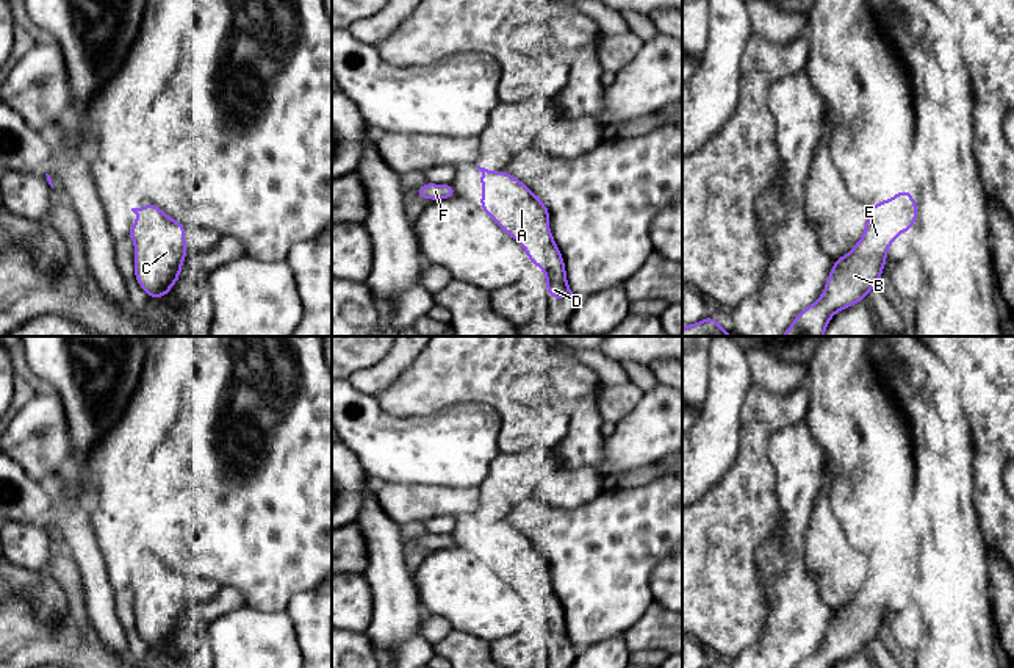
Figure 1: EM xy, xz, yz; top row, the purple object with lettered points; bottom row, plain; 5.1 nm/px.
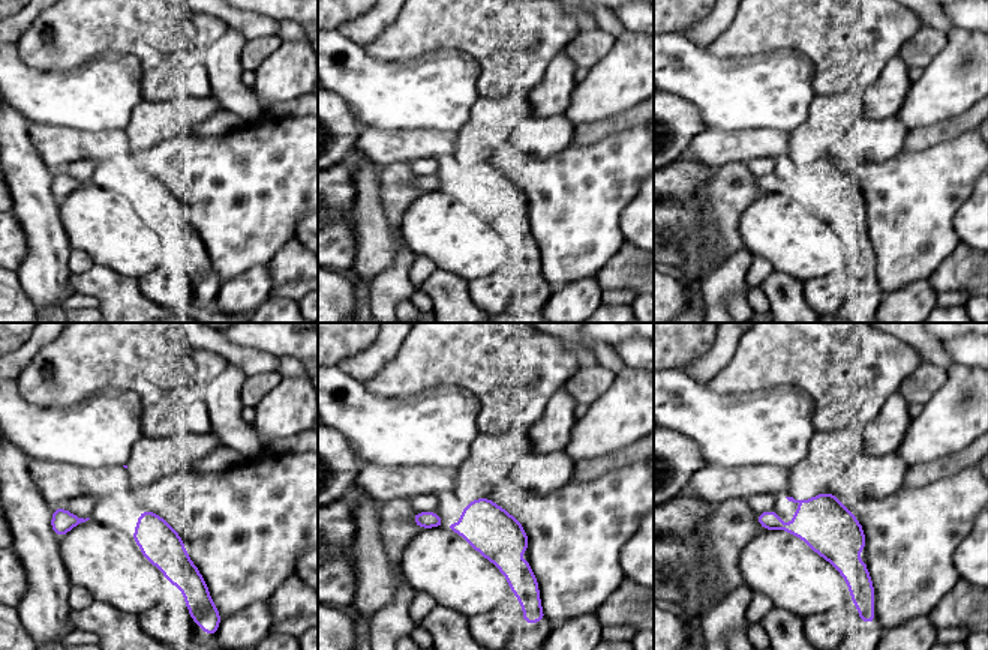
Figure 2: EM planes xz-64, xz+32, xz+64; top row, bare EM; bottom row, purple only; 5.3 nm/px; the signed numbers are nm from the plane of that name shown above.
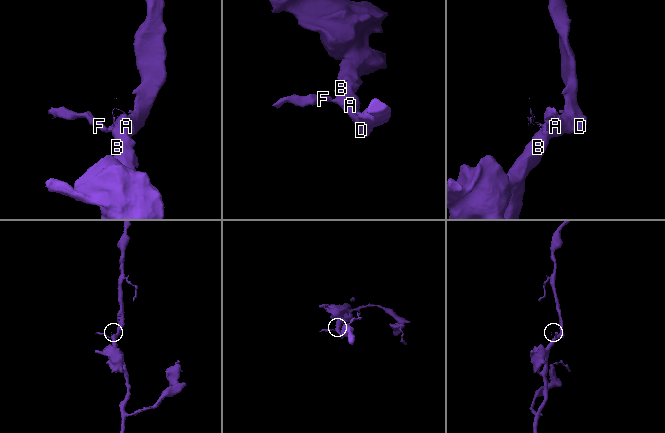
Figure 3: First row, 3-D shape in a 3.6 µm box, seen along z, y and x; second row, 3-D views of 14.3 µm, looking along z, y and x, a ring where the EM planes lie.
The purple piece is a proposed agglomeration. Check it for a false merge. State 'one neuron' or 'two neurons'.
two neurons

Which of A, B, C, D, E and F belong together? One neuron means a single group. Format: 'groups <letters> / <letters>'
groups A B C D E / F

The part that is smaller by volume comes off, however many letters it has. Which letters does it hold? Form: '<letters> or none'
F

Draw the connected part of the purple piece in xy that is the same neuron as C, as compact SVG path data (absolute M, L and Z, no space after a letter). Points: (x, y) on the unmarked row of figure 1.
M155 554L141 558L130 587L135 593L135 627L150 651L164 648L180 629L188 604L183 574Z

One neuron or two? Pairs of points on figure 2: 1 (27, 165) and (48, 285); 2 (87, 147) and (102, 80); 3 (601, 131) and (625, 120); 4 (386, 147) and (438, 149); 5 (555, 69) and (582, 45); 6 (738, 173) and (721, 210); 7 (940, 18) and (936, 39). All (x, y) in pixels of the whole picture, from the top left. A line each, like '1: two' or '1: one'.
1: one
2: two
3: one
4: one
5: two
6: one
7: two

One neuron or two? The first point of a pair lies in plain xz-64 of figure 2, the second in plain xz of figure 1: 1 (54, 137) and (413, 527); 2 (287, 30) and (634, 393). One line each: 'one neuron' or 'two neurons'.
1: two neurons
2: two neurons

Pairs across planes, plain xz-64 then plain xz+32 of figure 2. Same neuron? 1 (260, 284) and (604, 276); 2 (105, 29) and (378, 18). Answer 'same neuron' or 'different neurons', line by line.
1: different neurons
2: different neurons

